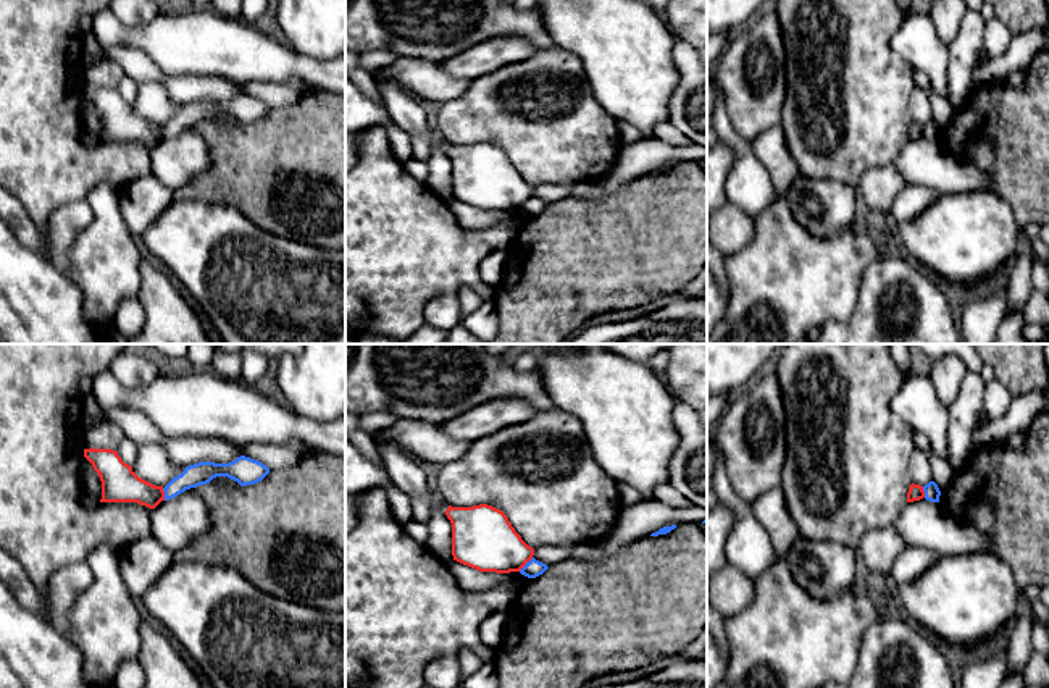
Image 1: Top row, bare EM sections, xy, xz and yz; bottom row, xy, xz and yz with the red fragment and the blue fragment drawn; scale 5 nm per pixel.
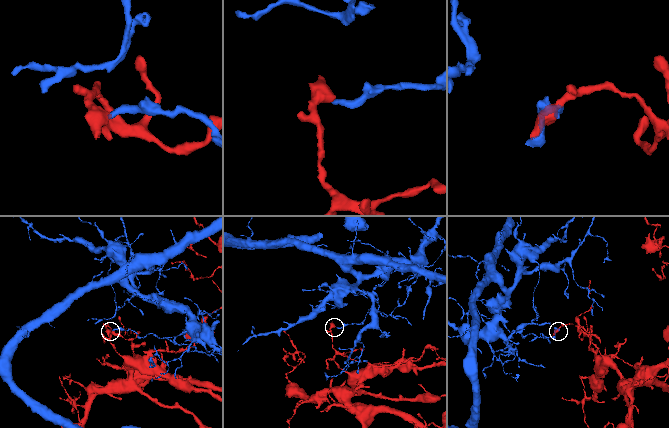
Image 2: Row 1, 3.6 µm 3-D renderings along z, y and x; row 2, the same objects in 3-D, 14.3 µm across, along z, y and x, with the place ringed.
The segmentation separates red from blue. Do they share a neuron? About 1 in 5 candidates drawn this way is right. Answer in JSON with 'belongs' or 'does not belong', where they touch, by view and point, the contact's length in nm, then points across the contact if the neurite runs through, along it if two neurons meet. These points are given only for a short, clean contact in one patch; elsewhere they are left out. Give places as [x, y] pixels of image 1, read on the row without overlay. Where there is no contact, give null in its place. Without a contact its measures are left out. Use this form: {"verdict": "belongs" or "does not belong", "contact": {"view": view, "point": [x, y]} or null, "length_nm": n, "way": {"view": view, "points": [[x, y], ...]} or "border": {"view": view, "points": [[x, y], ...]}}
{"verdict": "does not belong", "contact": {"view": "xz", "point": [525, 202]}, "length_nm": 100, "border": {"view": "xz", "points": [[533, 196], [518, 209]]}}

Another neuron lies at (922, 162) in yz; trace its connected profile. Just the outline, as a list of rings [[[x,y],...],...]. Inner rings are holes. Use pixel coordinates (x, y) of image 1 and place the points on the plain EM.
[[[925,136],[905,141],[892,162],[909,186],[925,186],[939,194],[989,191],[991,178]]]

